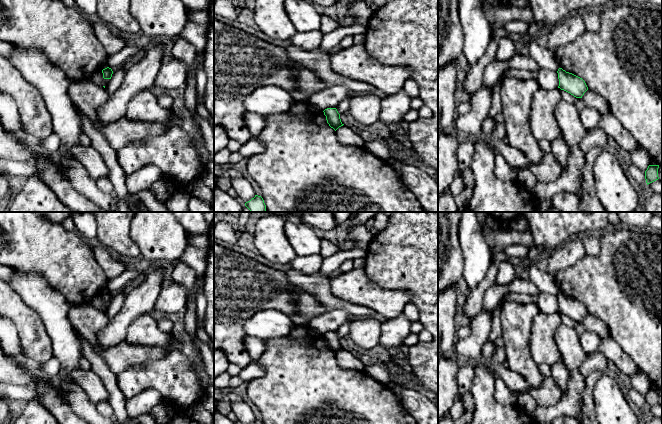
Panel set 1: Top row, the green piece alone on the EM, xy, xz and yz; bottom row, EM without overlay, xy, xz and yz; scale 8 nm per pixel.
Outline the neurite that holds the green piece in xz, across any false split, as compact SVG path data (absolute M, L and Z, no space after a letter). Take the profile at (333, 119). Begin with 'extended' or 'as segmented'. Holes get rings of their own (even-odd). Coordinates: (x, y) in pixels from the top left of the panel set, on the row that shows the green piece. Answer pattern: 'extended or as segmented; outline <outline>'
as segmented; outline M327 108L324 111L324 115L326 116L327 123L331 128L335 131L343 126L344 124L341 122L340 114L338 113L336 108Z

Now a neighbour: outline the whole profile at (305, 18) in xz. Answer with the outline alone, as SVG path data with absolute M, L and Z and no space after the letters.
M285 0L284 8L296 32L318 31L321 14L306 0Z

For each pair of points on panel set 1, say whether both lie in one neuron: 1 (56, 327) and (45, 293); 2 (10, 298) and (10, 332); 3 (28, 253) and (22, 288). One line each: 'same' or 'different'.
1: same
2: different
3: different

